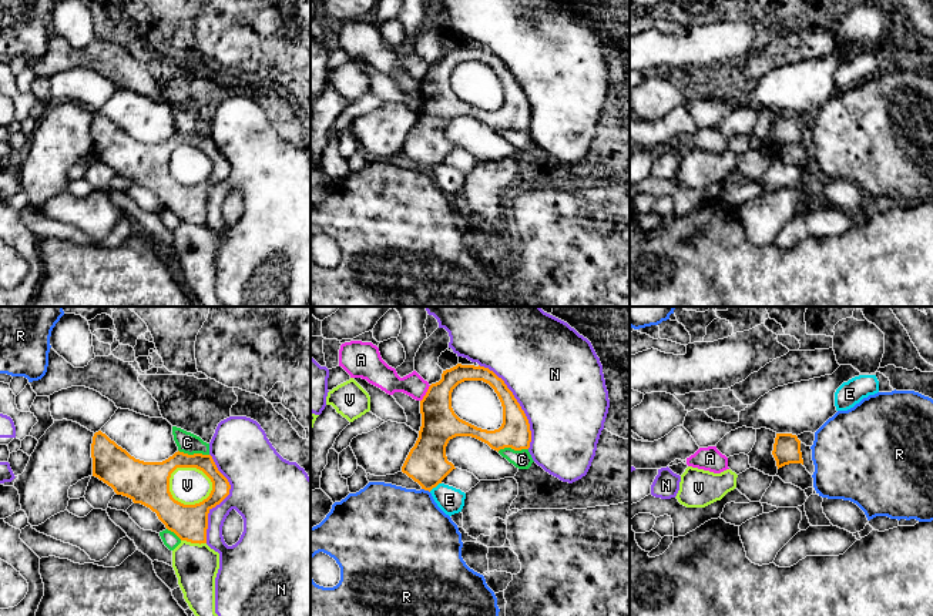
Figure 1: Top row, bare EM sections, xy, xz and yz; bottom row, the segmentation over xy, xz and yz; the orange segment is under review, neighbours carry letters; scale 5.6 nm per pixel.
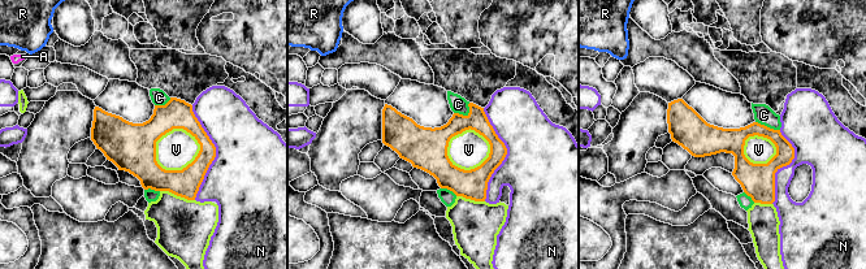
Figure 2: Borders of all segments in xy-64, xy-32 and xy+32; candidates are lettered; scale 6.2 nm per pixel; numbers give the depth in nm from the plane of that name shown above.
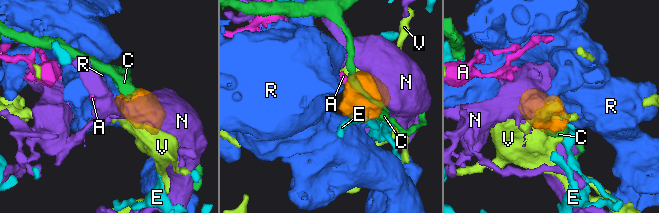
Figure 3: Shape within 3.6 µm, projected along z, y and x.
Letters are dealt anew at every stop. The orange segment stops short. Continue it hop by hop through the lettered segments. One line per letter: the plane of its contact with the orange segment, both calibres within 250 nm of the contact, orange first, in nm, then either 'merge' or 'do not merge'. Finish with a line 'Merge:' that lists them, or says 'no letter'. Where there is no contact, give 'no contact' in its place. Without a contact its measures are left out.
A: meets orange in xz; 200 nm thick on the orange side, 140 nm on the other; do not merge
C: meets orange in xy; 160 nm thick on the orange side, 120 nm on the other; do not merge
E: meets orange in xz; 240 nm thick on the orange side, 150 nm on the other; do not merge
N: meets orange in xy; 200 nm thick on the orange side, 400 nm on the other; do not merge
R: meets orange in xz; 240 nm thick on the orange side, 440 nm on the other; merge
V: meets orange in xy; 190 nm thick on the orange side, 200 nm on the other; do not merge
Merge: R

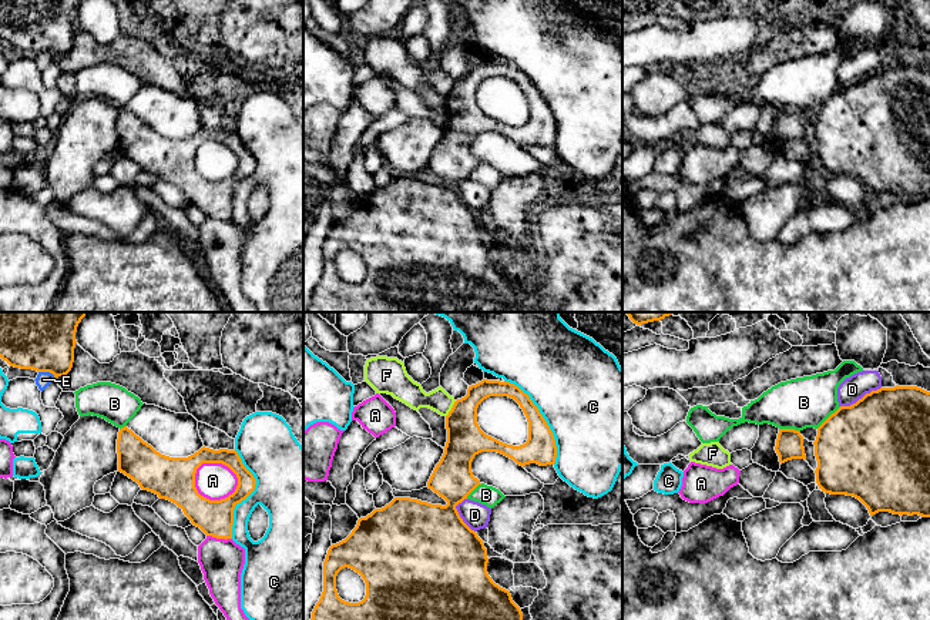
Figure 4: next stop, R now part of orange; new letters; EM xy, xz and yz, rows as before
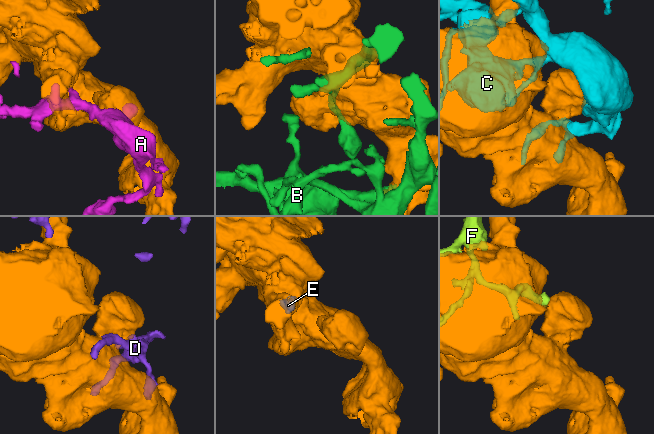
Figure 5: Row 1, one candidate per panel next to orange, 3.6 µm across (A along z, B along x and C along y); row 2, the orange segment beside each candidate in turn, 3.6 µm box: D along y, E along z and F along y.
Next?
A: meets orange in xy; 190 nm thick on the orange side, 200 nm on the other; do not merge
B: meets orange in yz; 500 nm thick on the orange side, 280 nm on the other; do not merge
C: meets orange in xy; 200 nm thick on the orange side, 400 nm on the other; do not merge
D: meets orange in yz; 500 nm thick on the orange side, 140 nm on the other; do not merge
E: meets orange in xy; 300 nm thick on the orange side, 90 nm on the other; do not merge
F: meets orange in xz; 200 nm thick on the orange side, 140 nm on the other; do not merge
Merge: no letter

